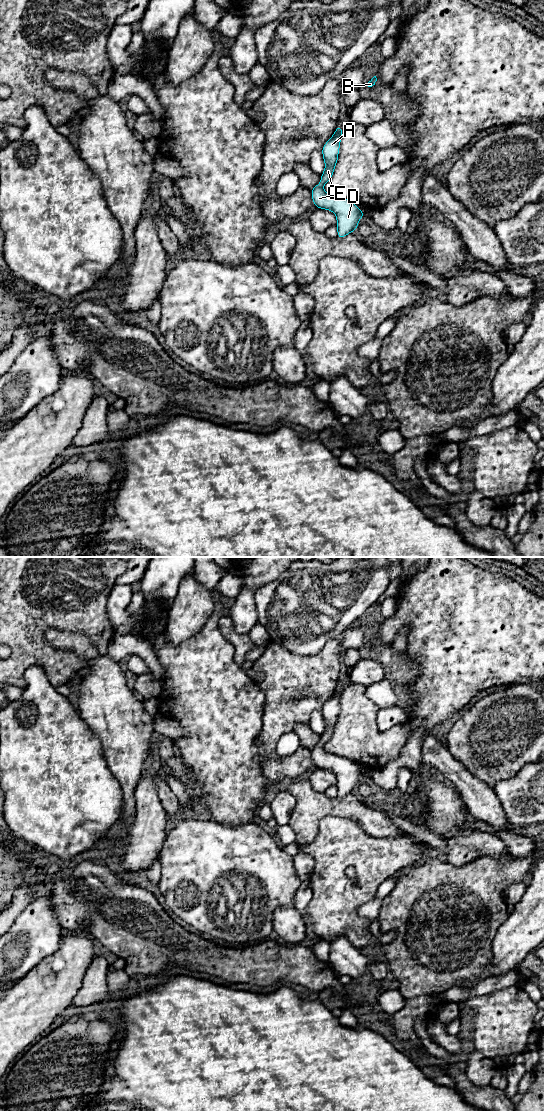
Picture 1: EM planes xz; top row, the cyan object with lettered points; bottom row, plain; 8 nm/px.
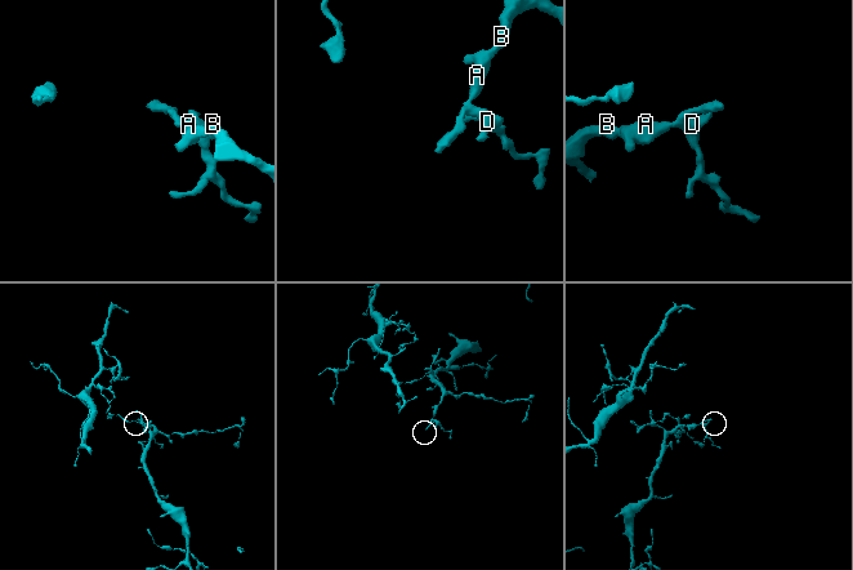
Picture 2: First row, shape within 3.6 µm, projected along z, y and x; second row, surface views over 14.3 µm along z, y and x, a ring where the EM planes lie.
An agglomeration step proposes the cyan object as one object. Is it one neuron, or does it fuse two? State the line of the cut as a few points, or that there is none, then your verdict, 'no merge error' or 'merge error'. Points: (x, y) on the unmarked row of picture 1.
cut none; no merge error

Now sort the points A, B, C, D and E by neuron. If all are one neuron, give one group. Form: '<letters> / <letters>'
A B C D E

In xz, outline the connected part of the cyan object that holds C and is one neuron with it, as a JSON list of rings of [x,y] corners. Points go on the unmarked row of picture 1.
[[[337,685],[333,696],[323,706],[321,713],[325,722],[325,730],[321,734],[319,744],[311,749],[312,761],[316,768],[331,770],[336,775],[337,797],[339,799],[343,799],[347,794],[355,792],[359,780],[366,775],[353,761],[323,750],[323,746],[333,736],[338,721],[343,690],[340,685]]]

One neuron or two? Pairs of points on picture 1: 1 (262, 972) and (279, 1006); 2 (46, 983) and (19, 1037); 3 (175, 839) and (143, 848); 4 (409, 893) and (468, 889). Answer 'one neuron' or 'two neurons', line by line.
1: two neurons
2: one neuron
3: two neurons
4: one neuron

